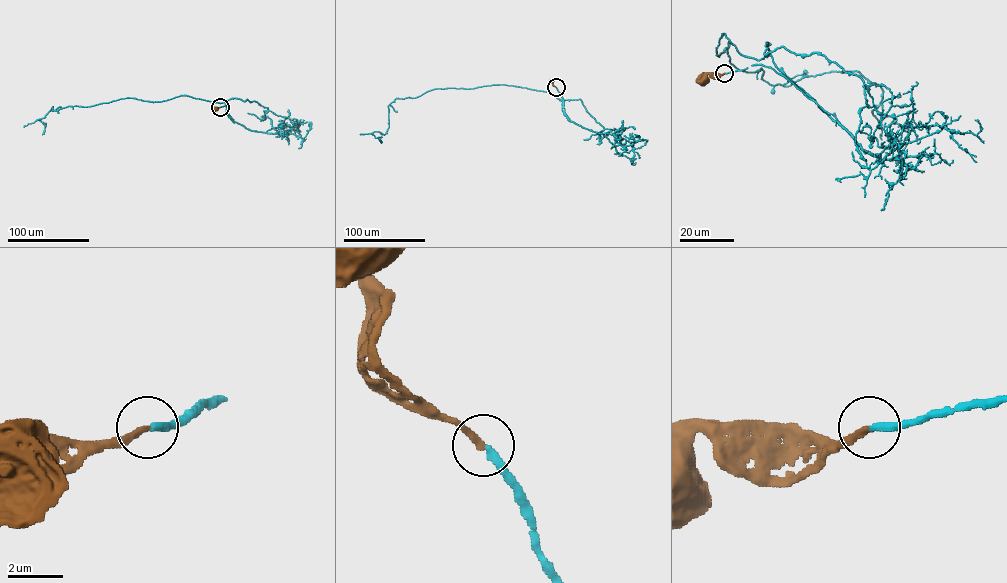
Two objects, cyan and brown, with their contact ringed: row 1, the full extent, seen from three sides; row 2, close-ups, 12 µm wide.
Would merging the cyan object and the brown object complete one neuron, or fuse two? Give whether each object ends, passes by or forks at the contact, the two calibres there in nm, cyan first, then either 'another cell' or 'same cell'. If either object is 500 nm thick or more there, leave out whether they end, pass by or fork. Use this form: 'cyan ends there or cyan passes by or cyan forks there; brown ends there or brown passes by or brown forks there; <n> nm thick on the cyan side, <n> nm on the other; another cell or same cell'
cyan ends there; brown ends there; 280 nm thick on the cyan side, 240 nm on the other; same cell

